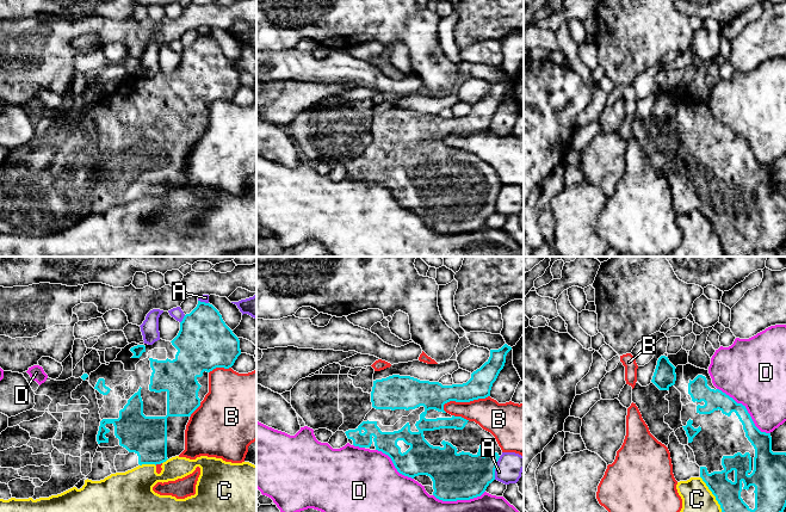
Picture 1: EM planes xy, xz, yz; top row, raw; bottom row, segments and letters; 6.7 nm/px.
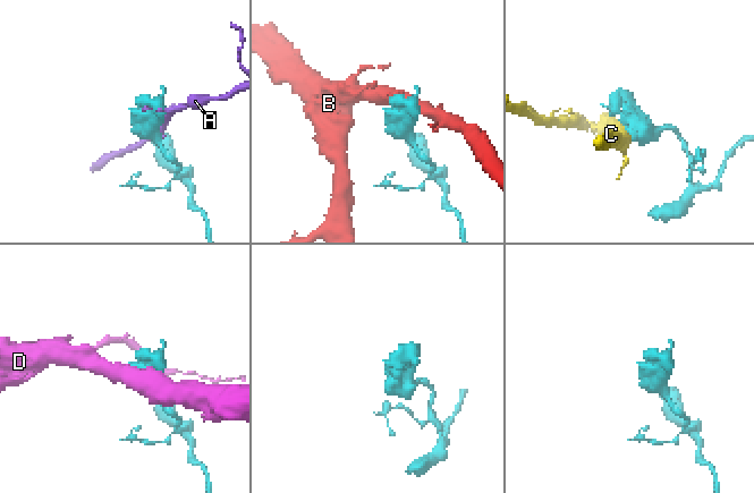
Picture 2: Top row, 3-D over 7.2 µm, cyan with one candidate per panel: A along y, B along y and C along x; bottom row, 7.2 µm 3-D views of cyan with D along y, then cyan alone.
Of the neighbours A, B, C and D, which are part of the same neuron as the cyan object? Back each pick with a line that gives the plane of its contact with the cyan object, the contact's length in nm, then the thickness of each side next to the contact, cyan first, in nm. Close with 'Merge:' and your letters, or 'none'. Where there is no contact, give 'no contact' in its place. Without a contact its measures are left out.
Merge: none

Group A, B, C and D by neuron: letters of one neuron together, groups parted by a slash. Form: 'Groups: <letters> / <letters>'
Groups: A / B / C / D

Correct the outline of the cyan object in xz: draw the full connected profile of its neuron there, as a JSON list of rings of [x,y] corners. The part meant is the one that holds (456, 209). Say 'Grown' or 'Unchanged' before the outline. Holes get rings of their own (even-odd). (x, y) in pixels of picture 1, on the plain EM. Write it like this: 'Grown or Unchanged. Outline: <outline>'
Grown. Outline: [[[507,76],[499,82],[490,82],[489,92],[463,117],[442,118],[400,107],[373,113],[372,142],[355,162],[345,165],[348,175],[388,187],[400,206],[414,211],[439,233],[457,234],[481,229],[495,212],[502,183],[490,165],[475,154],[446,146],[444,137],[490,129],[493,116],[503,101],[510,82]]]

